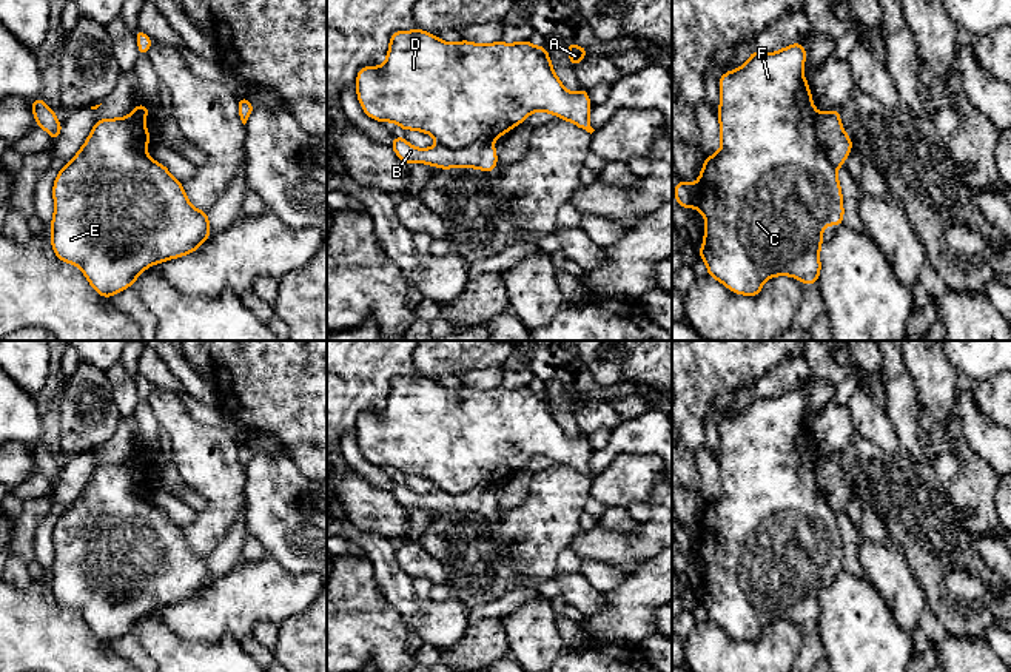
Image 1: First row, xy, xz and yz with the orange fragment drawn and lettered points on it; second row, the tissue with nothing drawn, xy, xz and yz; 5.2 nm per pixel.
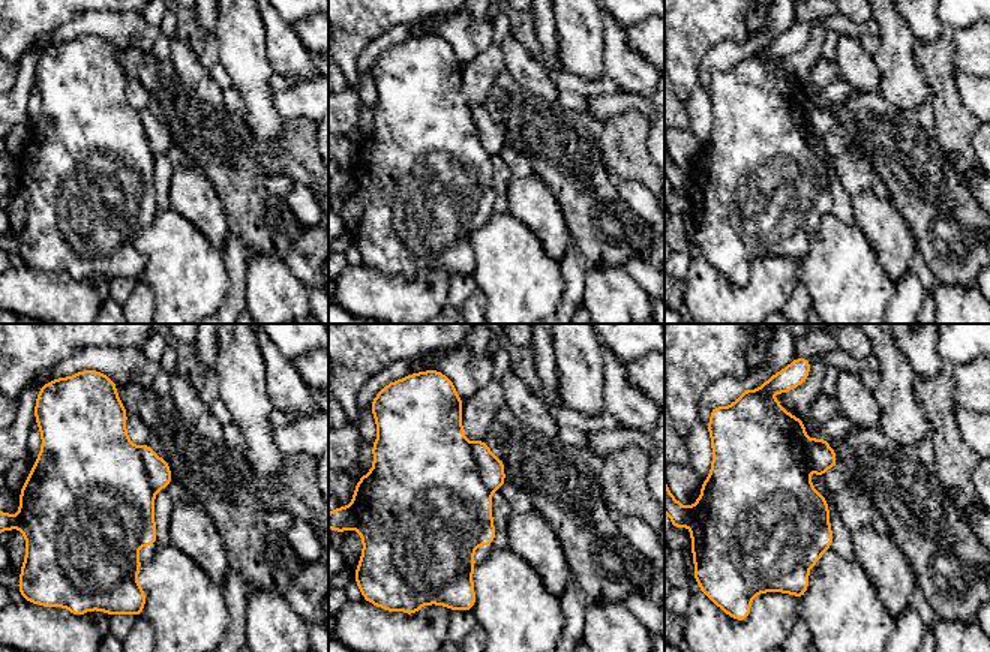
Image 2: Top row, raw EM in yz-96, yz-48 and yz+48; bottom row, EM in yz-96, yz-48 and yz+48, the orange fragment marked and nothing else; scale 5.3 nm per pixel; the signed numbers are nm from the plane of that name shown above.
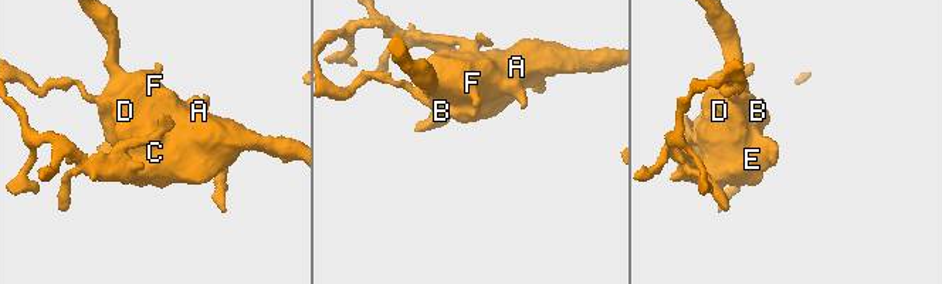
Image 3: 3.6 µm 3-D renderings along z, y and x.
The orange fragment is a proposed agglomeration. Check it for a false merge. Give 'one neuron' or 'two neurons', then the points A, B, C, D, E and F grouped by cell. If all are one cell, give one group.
one neuron | A B C D E F

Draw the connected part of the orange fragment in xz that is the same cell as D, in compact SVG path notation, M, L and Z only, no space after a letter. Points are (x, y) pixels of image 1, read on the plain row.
M422 375L395 376L390 381L385 407L381 412L361 413L354 433L359 449L370 464L393 467L405 476L427 478L438 487L433 493L415 493L404 482L393 482L391 493L405 509L427 509L442 515L453 512L478 513L492 518L498 509L493 486L521 470L535 456L558 461L590 479L595 476L589 467L592 449L587 436L581 433L576 438L569 438L555 421L547 393L533 391L529 385L489 390L469 385L447 388Z

